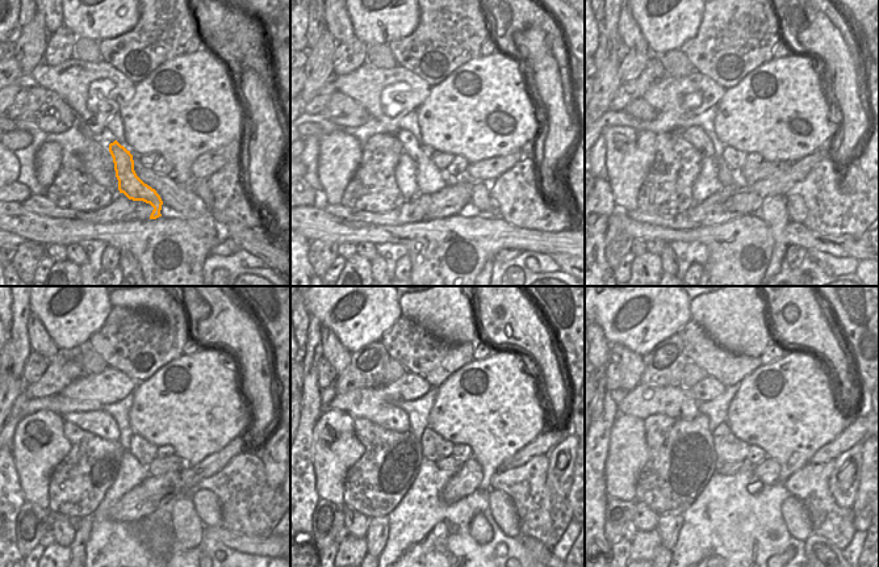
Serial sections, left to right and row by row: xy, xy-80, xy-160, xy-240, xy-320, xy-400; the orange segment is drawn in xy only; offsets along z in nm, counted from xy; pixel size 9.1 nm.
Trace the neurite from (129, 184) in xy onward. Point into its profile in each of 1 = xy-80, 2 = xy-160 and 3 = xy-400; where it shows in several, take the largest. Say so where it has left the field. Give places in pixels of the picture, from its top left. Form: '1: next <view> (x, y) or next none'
1: next xy-80 (430, 179)
2: next xy-160 (695, 135)
3: next xy-400 (645, 399)

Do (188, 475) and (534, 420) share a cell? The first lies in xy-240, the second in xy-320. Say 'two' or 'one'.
two

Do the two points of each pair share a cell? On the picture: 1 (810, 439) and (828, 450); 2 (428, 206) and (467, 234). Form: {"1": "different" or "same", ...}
{"1": "different", "2": "different"}

